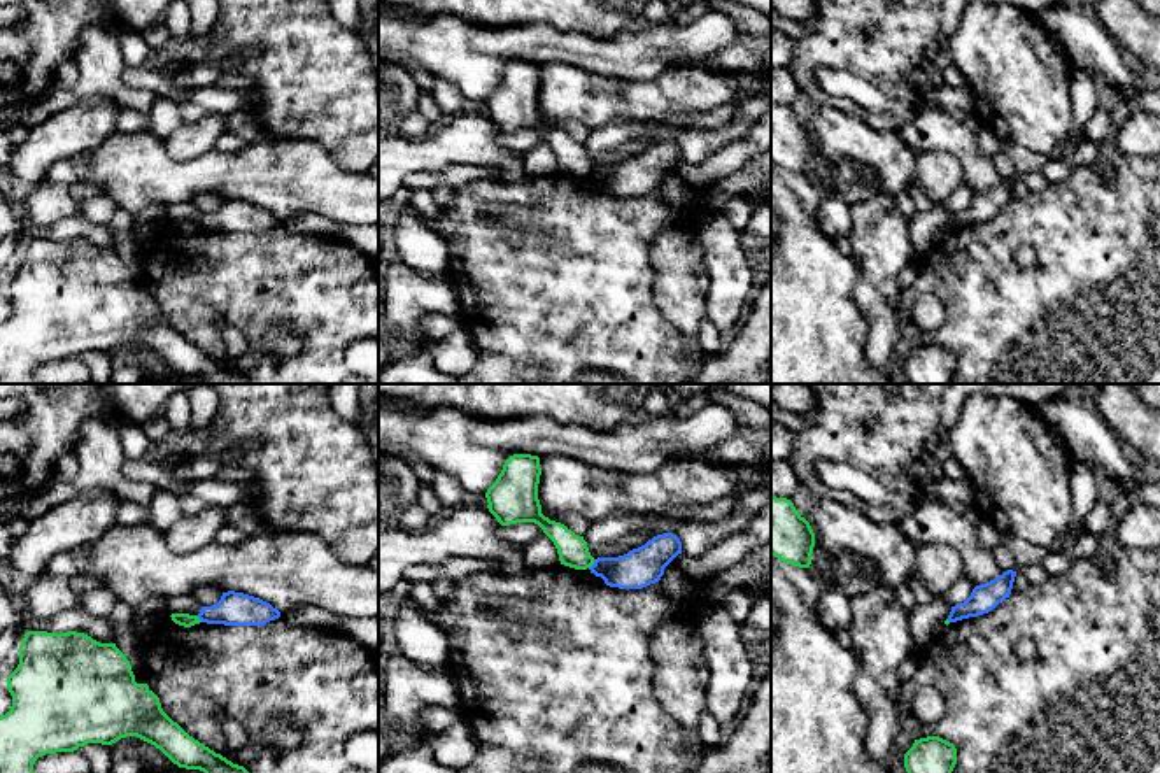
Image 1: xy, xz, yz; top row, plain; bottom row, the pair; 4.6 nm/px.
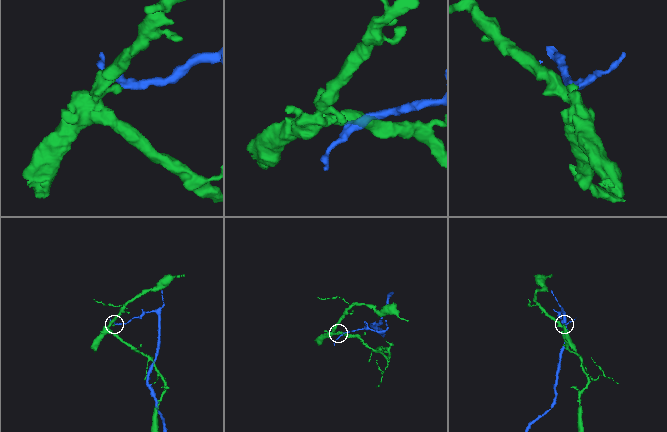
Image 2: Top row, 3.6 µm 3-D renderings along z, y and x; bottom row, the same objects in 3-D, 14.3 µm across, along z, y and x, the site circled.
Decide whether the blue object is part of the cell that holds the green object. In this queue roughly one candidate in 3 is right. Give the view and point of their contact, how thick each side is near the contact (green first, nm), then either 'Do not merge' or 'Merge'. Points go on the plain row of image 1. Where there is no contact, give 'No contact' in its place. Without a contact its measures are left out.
Touches green at xz (593, 170). Thickness 140 nm (green) against 180 nm. Do not merge

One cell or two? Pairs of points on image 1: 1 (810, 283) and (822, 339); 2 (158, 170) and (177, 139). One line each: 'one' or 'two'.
1: one
2: two

